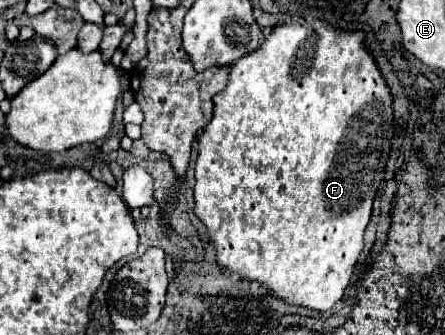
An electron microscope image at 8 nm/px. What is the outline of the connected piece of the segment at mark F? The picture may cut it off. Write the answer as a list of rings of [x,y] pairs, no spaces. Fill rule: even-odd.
[[[304,19],[304,23],[278,25],[264,39],[256,53],[242,57],[232,65],[232,73],[228,77],[228,85],[224,91],[214,97],[214,117],[206,125],[202,137],[198,139],[198,159],[196,159],[196,185],[194,213],[206,225],[210,239],[216,245],[216,261],[230,273],[238,273],[240,277],[248,277],[252,281],[260,281],[270,287],[270,291],[284,299],[286,303],[304,305],[316,311],[328,311],[334,307],[344,289],[350,283],[358,257],[364,249],[364,231],[372,217],[372,203],[378,191],[378,185],[384,177],[384,169],[388,163],[388,153],[392,145],[392,127],[394,127],[394,97],[392,91],[382,77],[382,71],[376,65],[374,53],[366,45],[366,31],[350,31],[330,25],[328,21]]]

